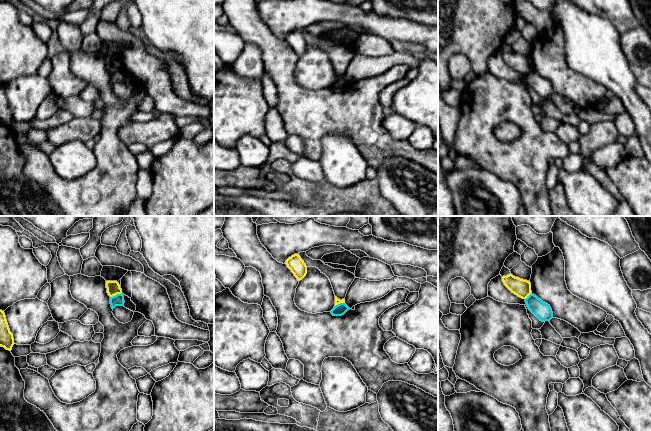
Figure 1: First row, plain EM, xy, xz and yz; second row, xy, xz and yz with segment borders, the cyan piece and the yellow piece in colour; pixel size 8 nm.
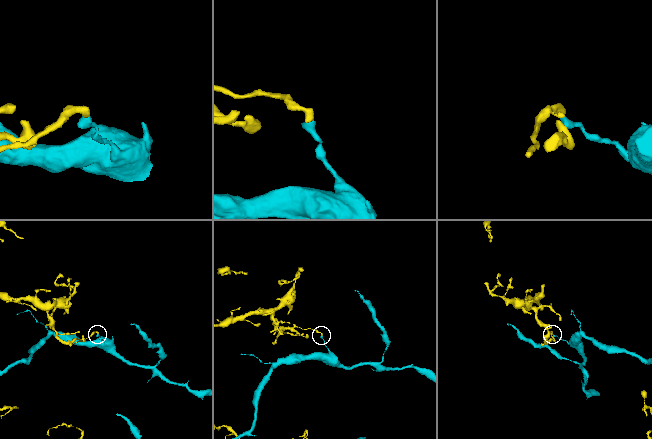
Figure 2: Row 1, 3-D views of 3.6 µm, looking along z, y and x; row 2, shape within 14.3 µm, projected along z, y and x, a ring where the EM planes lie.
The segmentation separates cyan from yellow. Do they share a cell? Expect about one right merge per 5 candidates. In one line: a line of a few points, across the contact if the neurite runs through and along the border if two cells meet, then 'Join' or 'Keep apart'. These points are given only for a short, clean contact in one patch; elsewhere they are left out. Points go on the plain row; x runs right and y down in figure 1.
Line: xy (121, 68), (110, 73). Keep apart

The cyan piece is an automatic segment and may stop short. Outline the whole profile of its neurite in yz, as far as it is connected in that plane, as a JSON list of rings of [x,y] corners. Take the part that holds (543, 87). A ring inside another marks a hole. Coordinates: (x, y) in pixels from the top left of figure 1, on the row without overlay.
[[[530,70],[525,75],[528,85],[542,98],[550,97],[553,94],[553,88],[547,79],[543,78],[536,71]]]

